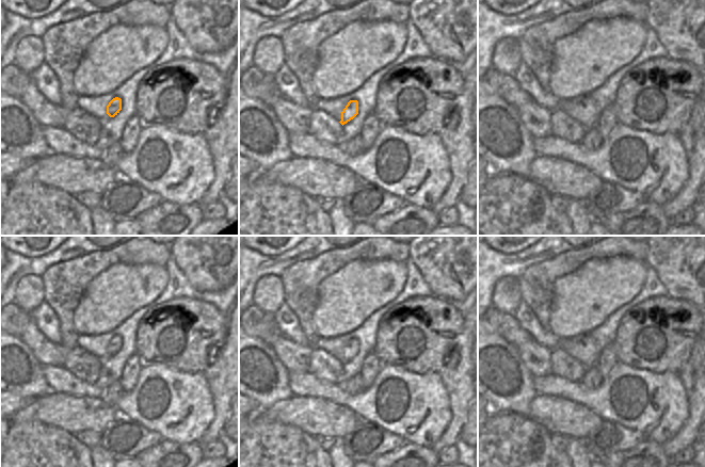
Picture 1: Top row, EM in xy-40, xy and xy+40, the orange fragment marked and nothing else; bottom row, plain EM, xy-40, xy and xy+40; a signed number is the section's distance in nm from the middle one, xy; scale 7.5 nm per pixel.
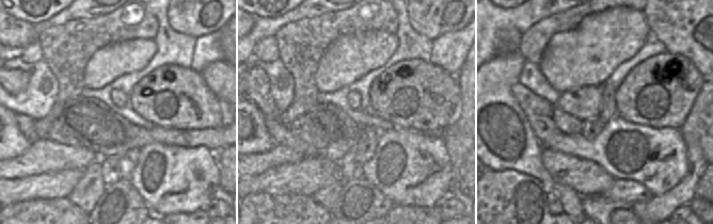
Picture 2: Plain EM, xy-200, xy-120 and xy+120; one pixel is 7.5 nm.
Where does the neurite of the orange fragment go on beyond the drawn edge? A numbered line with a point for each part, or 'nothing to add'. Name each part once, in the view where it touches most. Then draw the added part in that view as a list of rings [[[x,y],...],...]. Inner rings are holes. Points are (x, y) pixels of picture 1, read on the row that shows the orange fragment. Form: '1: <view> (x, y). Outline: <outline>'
nothing to add

